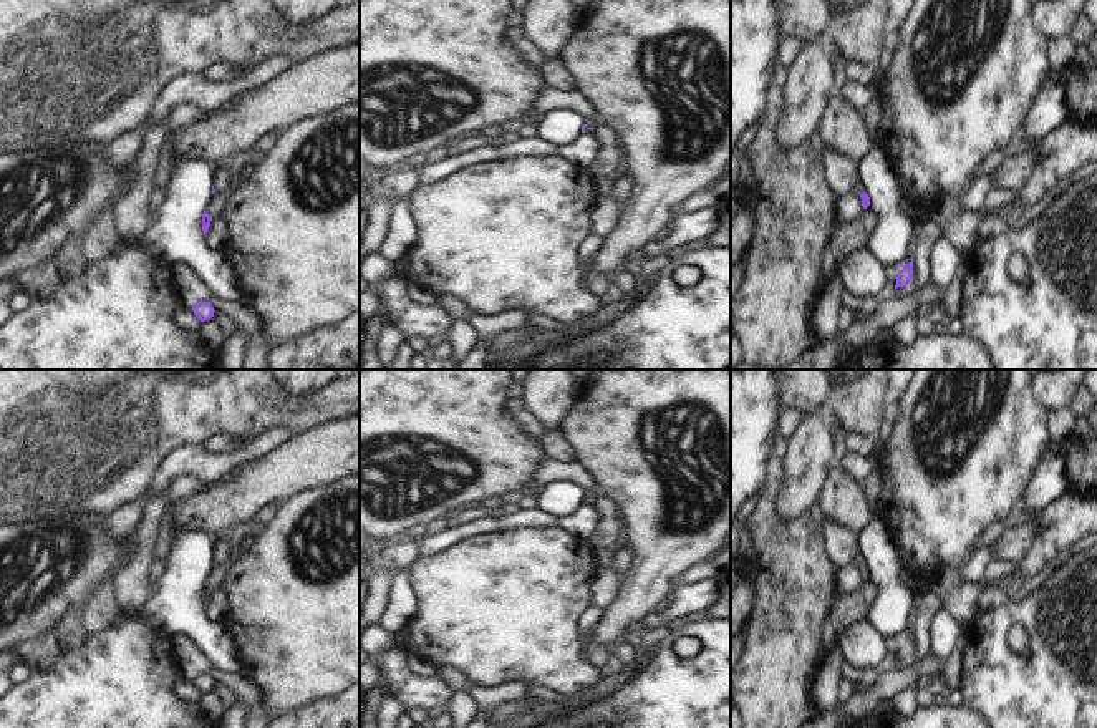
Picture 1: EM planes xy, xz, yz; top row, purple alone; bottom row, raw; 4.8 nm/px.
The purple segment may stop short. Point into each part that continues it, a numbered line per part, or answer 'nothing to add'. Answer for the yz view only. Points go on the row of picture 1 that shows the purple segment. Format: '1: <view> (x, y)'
1: yz (842, 171)

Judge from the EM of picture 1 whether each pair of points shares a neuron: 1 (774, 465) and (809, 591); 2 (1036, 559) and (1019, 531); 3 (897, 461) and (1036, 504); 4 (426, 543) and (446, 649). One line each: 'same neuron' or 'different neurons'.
1: same neuron
2: different neurons
3: different neurons
4: different neurons

